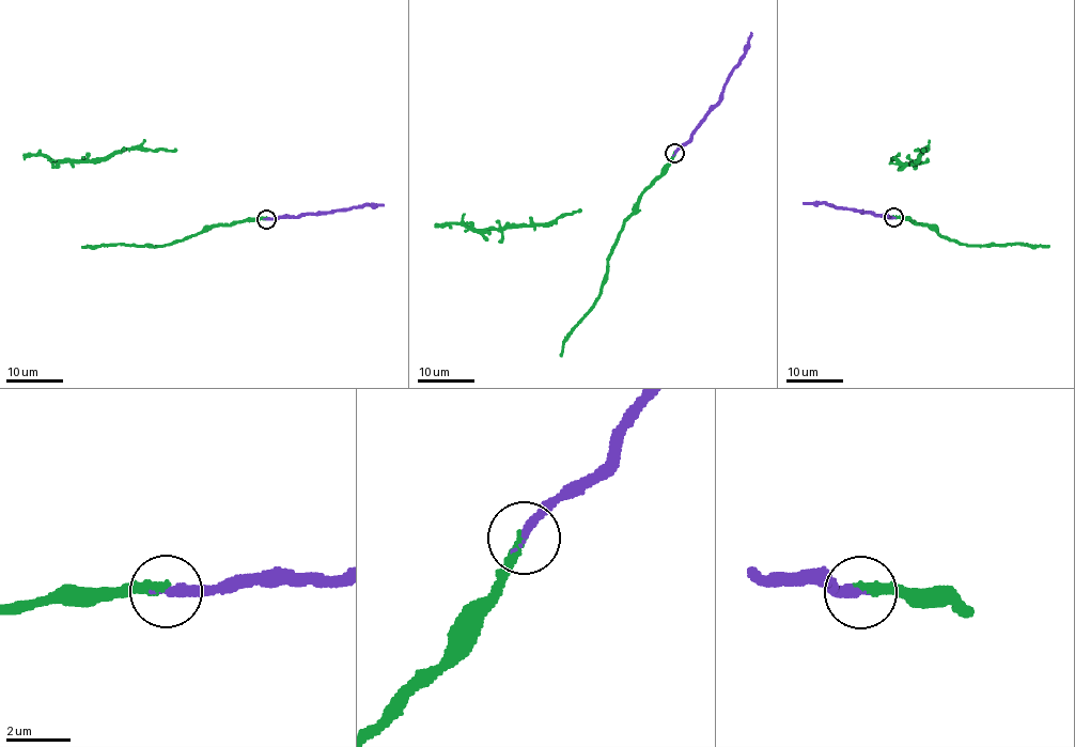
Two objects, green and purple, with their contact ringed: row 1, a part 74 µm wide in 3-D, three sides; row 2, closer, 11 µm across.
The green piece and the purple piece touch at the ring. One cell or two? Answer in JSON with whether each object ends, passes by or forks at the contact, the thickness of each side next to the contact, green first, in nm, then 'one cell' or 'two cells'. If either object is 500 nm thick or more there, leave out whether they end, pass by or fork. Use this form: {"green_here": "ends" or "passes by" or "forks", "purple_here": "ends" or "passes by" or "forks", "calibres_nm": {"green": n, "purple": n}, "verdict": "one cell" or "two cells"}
{"green_here": "ends", "purple_here": "ends", "calibres_nm": {"green": 320, "purple": 280}, "verdict": "one cell"}

